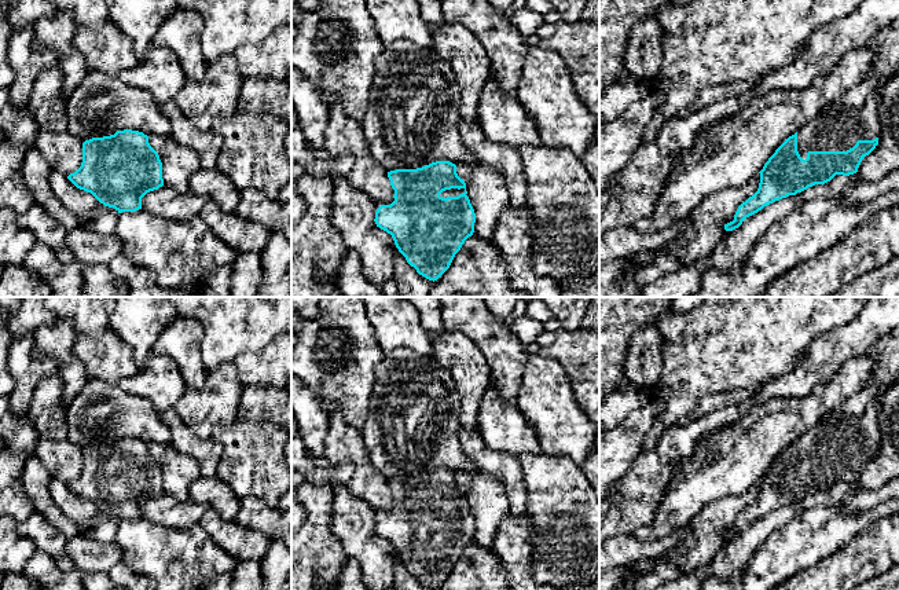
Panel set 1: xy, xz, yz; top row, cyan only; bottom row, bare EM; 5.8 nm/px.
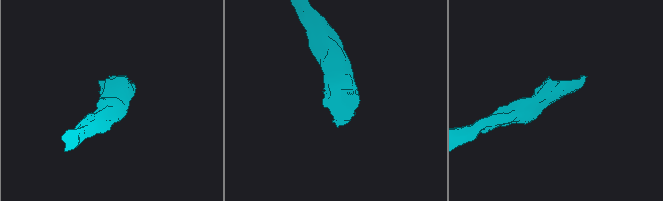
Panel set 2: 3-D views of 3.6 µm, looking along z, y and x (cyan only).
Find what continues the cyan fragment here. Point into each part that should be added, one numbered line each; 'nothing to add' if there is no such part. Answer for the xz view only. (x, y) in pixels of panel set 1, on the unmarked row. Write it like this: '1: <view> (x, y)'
1: xz (454, 499)

